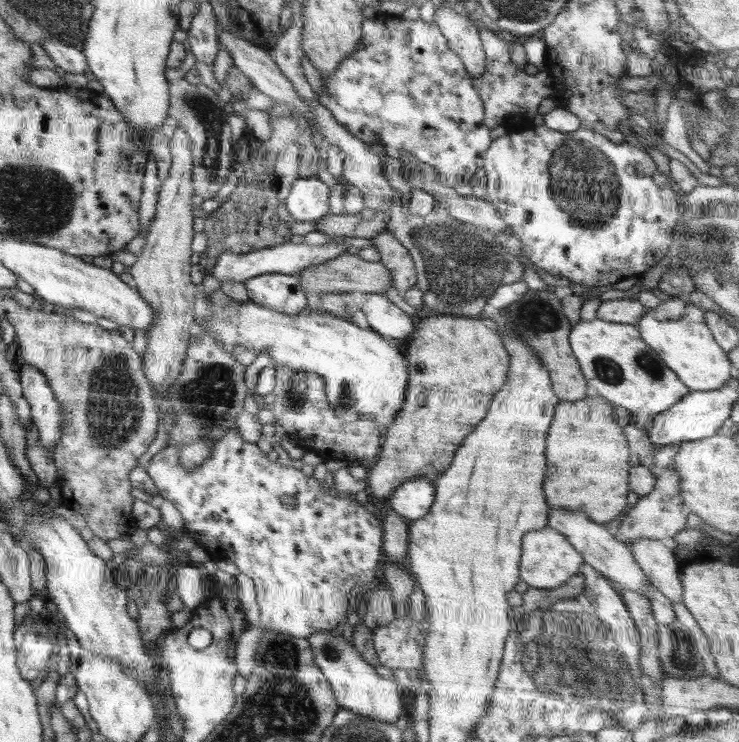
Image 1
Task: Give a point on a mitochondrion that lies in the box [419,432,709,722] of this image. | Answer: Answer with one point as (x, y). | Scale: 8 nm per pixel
(567, 655)

